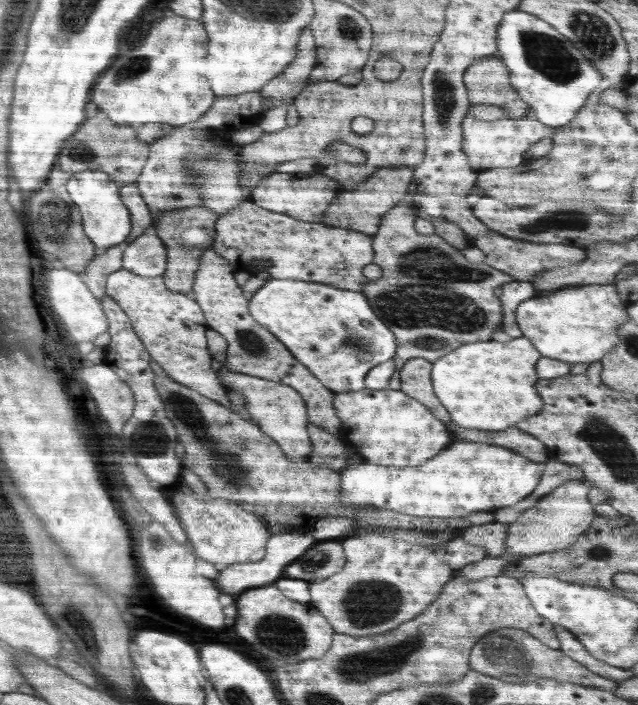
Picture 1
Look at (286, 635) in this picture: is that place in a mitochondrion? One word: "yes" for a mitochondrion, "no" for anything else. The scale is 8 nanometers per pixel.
yes

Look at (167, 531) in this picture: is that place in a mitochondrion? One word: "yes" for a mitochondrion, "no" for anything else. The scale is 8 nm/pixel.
no

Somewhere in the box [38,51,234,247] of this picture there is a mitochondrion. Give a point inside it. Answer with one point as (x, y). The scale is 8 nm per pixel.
(164, 198)

